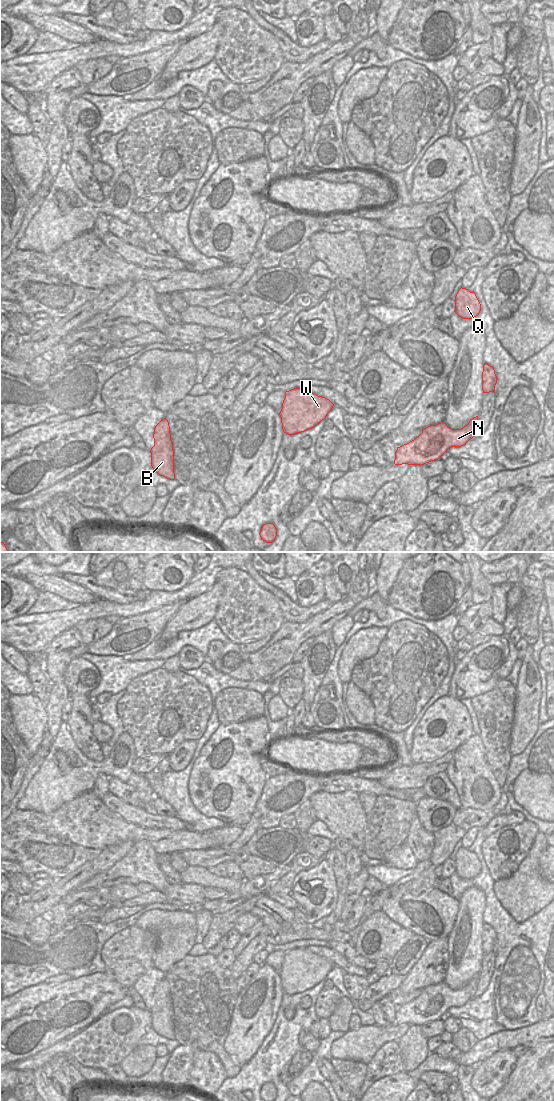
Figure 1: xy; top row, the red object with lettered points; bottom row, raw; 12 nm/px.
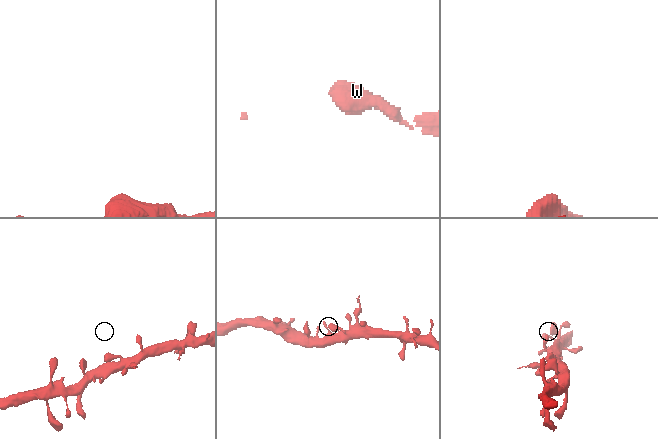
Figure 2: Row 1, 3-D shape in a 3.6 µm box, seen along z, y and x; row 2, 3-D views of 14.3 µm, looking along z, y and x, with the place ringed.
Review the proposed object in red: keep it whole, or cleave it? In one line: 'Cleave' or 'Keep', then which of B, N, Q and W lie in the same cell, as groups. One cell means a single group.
Keep. Groups: B N Q W

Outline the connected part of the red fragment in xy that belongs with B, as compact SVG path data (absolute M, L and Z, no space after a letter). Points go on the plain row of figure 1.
M166 978L155 986L153 998L154 1006L150 1010L152 1028L160 1036L175 1040L173 1002Z

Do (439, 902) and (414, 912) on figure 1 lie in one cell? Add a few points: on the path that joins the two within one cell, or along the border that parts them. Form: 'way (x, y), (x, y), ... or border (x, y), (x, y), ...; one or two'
way (432, 905), (429, 906), (427, 913), (421, 913); one

